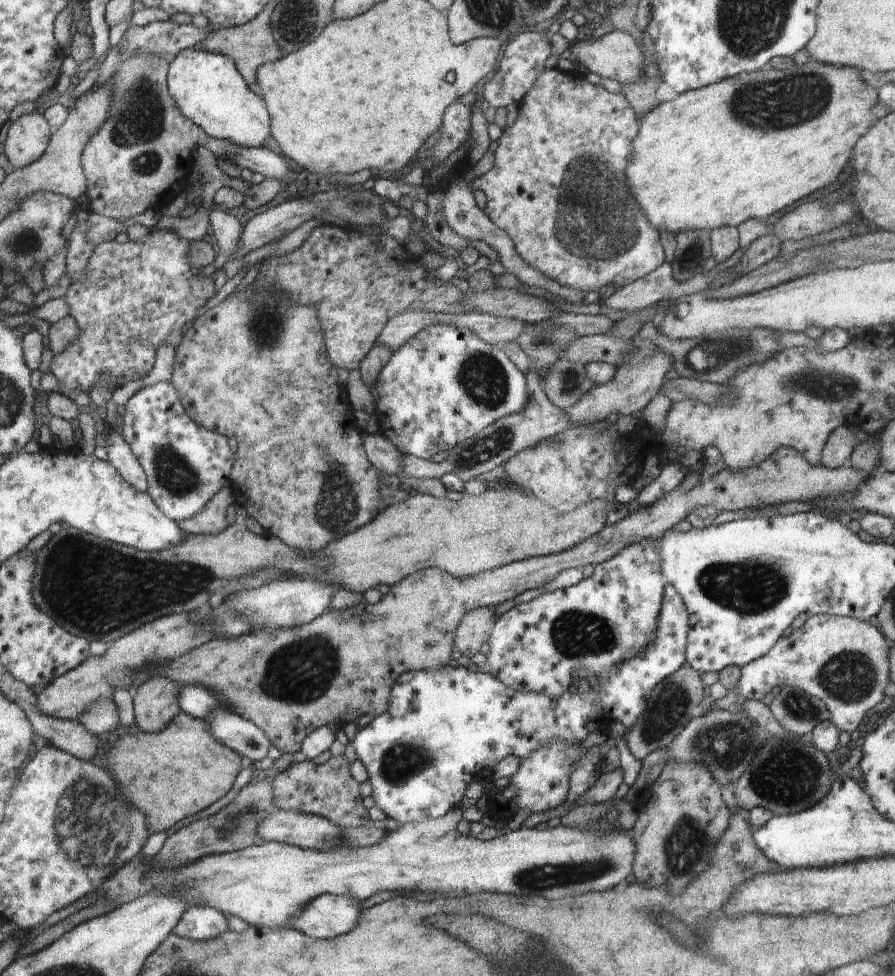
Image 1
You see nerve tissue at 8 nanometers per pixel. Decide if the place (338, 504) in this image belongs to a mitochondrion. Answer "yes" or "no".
yes

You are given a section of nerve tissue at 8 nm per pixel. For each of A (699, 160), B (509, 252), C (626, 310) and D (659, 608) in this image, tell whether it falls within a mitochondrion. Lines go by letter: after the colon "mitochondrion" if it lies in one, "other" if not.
A: other
B: other
C: other
D: other

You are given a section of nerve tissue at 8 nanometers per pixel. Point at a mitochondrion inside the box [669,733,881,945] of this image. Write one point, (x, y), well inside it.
(787, 775)

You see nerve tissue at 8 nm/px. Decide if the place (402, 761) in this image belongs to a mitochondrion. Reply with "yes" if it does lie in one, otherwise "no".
yes

